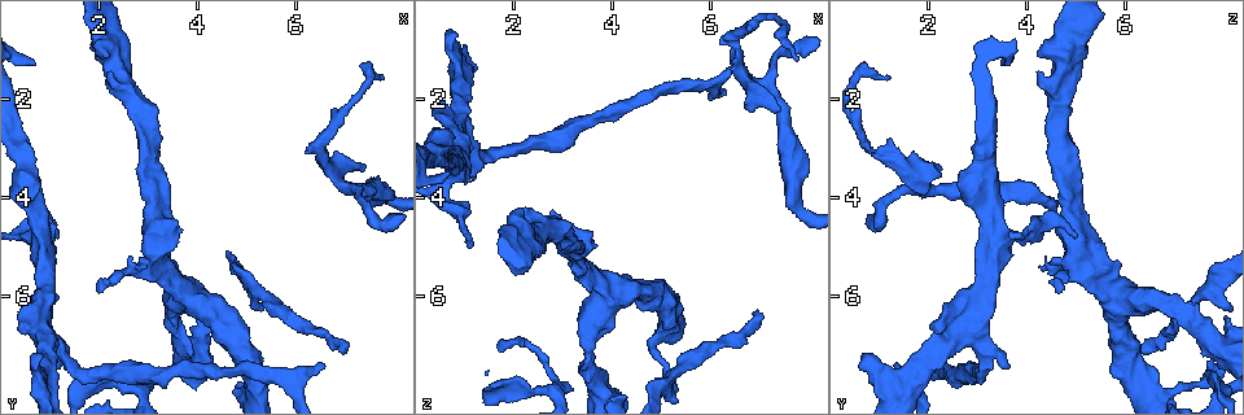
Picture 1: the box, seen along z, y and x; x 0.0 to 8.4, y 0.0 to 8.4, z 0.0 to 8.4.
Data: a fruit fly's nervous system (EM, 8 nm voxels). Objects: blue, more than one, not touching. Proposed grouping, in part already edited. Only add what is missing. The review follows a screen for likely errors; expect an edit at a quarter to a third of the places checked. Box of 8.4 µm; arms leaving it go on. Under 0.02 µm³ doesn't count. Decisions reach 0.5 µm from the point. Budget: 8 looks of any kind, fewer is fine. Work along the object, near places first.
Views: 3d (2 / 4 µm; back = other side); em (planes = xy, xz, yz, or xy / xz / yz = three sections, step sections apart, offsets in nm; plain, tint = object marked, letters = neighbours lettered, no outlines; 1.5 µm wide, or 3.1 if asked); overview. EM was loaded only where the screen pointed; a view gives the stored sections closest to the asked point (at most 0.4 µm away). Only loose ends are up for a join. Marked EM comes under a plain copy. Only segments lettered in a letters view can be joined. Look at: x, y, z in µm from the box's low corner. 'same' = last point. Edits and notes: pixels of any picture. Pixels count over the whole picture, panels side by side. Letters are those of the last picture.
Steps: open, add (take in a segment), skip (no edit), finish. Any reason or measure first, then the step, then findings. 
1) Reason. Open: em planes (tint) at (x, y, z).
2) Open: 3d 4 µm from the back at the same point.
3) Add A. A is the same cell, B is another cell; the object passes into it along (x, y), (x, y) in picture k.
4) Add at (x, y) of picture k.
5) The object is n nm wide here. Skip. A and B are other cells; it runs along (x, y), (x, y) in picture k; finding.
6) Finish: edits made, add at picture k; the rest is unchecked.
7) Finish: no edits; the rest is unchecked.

Free end. Open: em planes (letters) at (6.90, 7.10, 6.30).

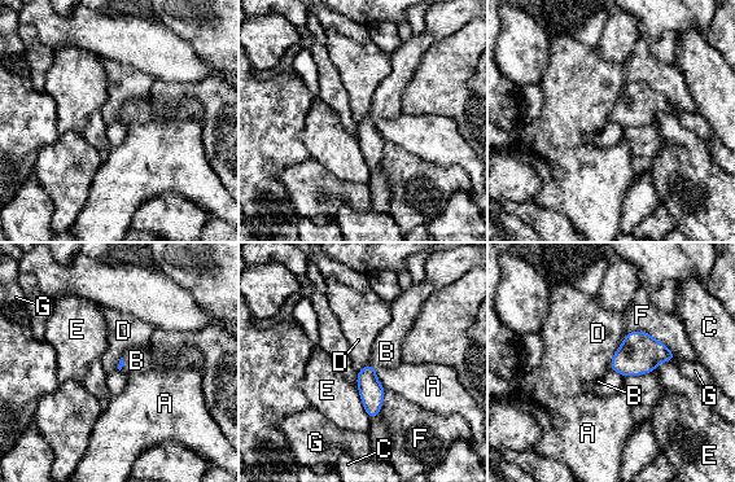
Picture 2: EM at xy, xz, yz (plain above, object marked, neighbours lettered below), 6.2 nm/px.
Add B. B is the same cell, A, C, D, E, F and G are other cells; the object passes into it along (371, 391), (372, 366), (386, 351) in picture 2; it goes on there.

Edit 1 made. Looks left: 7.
Open: overview.

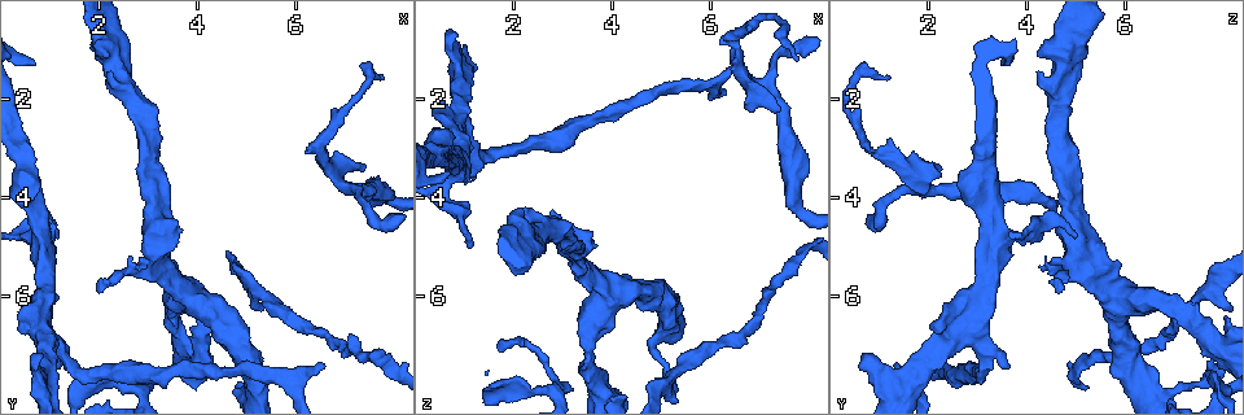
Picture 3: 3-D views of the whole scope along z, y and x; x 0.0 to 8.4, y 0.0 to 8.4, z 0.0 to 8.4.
An open end. Open: 3d 4 µm at (0.75, 7.45, 0.60).

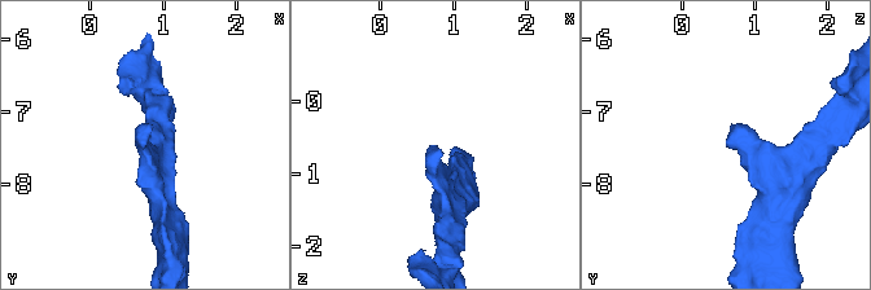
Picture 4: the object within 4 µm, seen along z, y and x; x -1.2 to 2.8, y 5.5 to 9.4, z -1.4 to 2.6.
Now the EM. Open: em planes (tint) at (0.75, 7.50, 0.60).

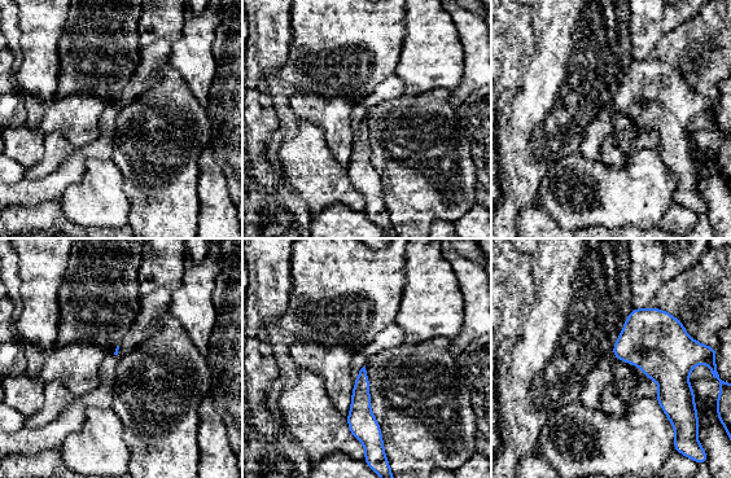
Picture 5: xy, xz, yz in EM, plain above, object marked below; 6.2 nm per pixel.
What lies round it. Open: em planes (letters) at the same point.

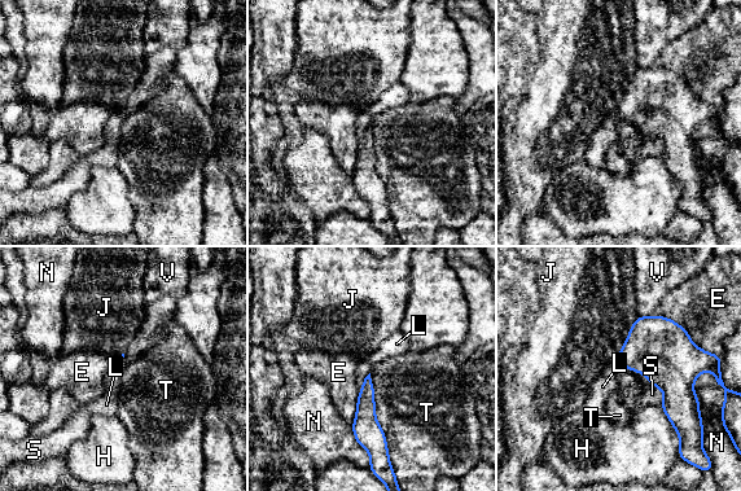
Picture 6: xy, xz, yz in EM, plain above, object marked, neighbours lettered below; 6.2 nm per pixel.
Skip. E, H, J, L, N, S, T and V are other cells; a border runs along (369, 372), (375, 419), (390, 459) in picture 6; none of them fits.

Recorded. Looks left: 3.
Finish: edits made, add at picture 2; the rest is unchecked.

